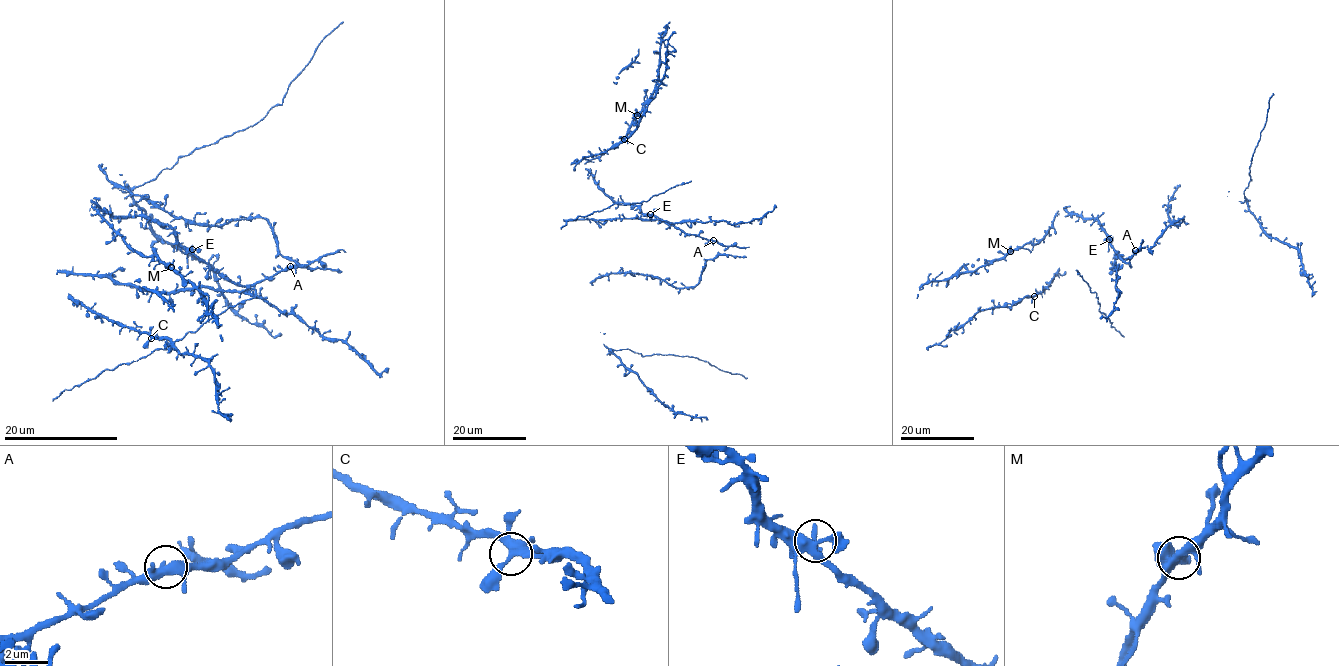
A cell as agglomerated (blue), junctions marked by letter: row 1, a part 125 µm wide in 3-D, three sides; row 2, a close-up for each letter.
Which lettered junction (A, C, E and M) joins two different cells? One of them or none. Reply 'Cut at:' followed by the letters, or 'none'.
Cut at: none

